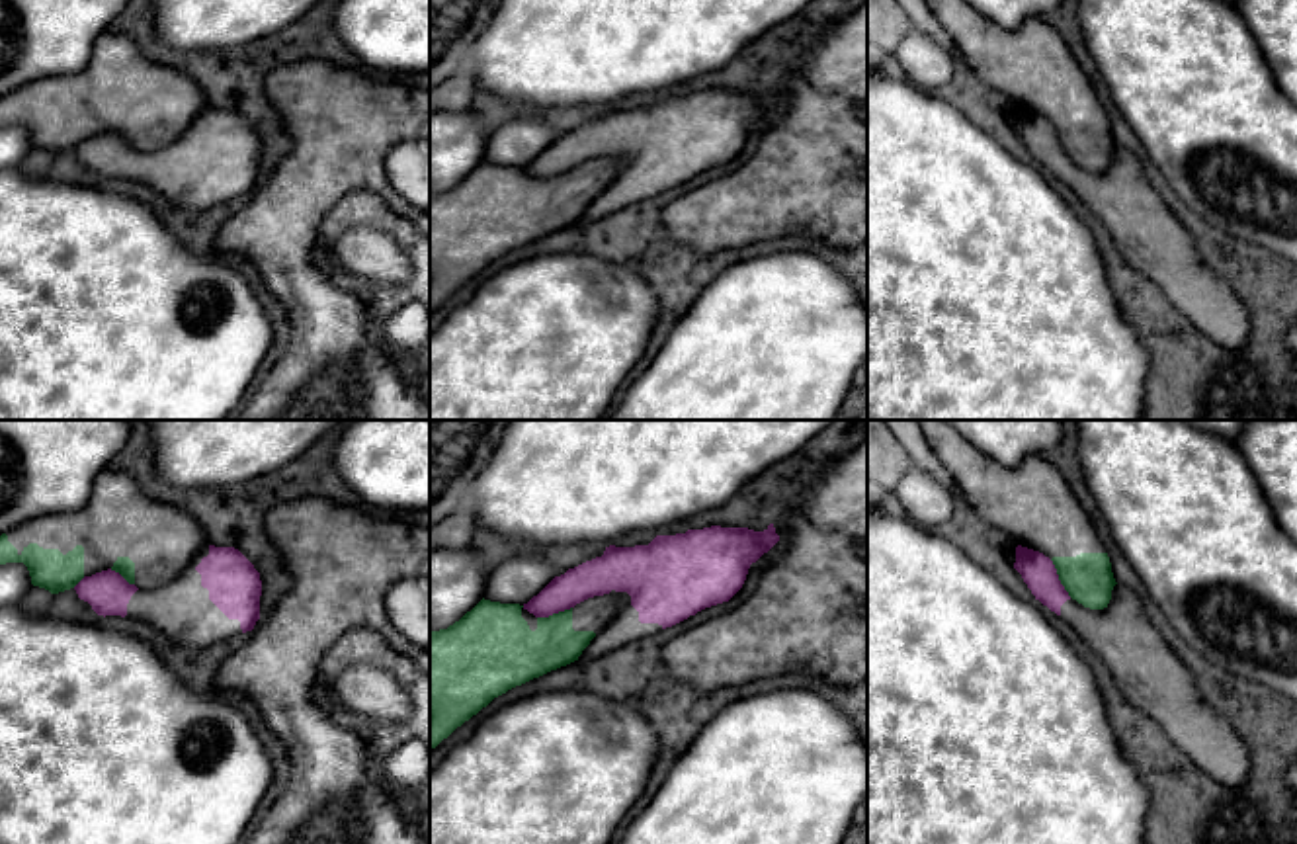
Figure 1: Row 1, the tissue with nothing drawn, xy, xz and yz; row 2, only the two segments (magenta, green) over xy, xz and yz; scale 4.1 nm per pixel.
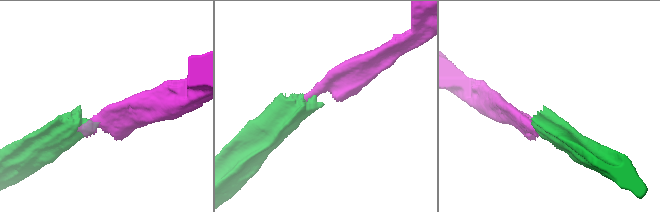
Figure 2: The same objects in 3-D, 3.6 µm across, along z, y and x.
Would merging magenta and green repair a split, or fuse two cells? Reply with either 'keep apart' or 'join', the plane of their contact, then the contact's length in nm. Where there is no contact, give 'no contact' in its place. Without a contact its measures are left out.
keep apart | yz | 180 nm

